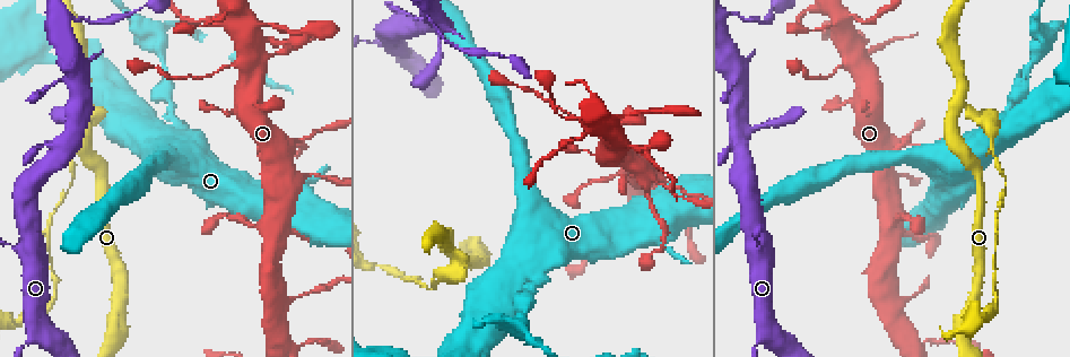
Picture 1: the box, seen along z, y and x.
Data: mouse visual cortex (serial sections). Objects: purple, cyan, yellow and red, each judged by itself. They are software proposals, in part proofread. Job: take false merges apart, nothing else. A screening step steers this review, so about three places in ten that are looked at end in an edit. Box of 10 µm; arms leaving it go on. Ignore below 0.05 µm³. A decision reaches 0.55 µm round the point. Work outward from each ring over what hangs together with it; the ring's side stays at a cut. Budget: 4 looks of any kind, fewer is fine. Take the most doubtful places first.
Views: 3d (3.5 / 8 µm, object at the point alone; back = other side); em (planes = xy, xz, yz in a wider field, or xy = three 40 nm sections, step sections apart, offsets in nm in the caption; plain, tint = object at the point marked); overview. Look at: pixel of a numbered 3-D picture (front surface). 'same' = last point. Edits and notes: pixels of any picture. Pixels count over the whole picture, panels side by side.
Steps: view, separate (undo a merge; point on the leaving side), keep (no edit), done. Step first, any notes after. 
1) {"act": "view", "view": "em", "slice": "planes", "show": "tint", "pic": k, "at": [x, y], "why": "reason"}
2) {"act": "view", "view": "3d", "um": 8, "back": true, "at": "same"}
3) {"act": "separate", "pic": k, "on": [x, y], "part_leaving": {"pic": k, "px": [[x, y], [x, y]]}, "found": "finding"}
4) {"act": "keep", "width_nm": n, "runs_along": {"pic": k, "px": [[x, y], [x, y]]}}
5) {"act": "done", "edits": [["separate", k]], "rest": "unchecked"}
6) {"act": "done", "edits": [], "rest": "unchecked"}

{"act": "view", "view": "3d", "um": 3.5, "pic": 1, "at": [539, 270], "why": "thick turns thin"}

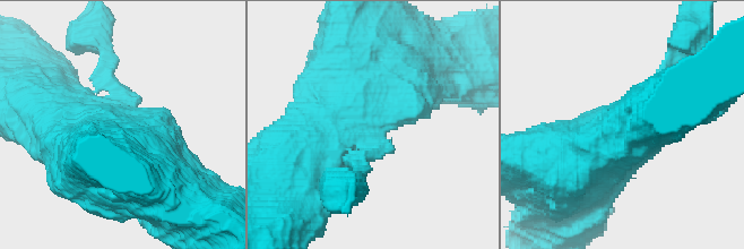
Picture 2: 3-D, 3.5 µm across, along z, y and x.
{"act": "view", "view": "em", "slice": "xy", "step": 1, "show": "tint", "pic": 2, "at": [369, 125]}

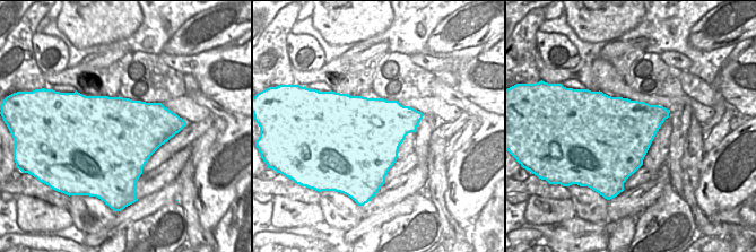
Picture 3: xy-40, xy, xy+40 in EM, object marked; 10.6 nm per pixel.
{"act": "keep", "runs_along": {"pic": 2, "px": [[579, 166], [646, 108], [649, 94]]}, "found": "continuous, no second cell"}

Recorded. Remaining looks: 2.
{"act": "view", "view": "3d", "um": 3.5, "pic": 1, "at": [888, 226]}

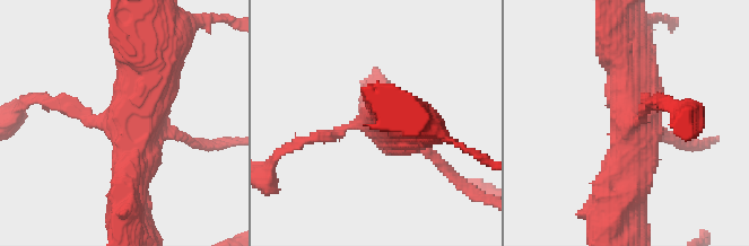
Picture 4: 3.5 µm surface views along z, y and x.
{"act": "view", "view": "em", "slice": "xy", "step": 1, "show": "tint", "pic": 4, "at": [633, 119], "arms": 4, "arm_widths_nm": [150, 150, 500, 600]}

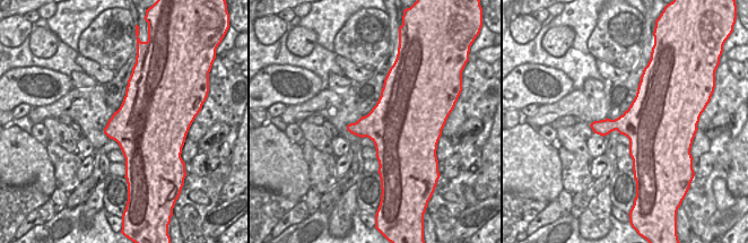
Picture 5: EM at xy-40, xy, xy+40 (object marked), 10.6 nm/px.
{"act": "keep", "runs_along": {"pic": 4, "px": [[150, 50], [125, 195]]}, "found": "continuous, no second cell"}

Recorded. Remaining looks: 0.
{"act": "done", "edits": [], "rest": "unchecked"}

